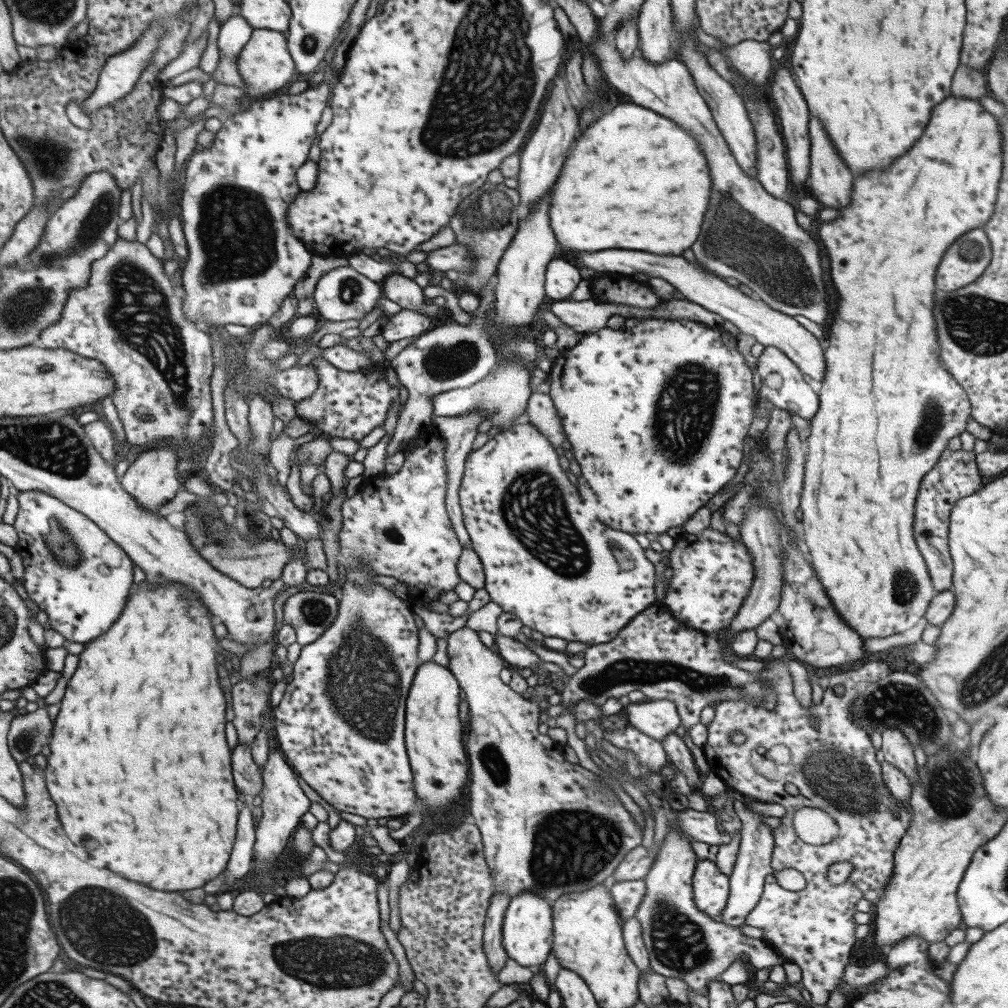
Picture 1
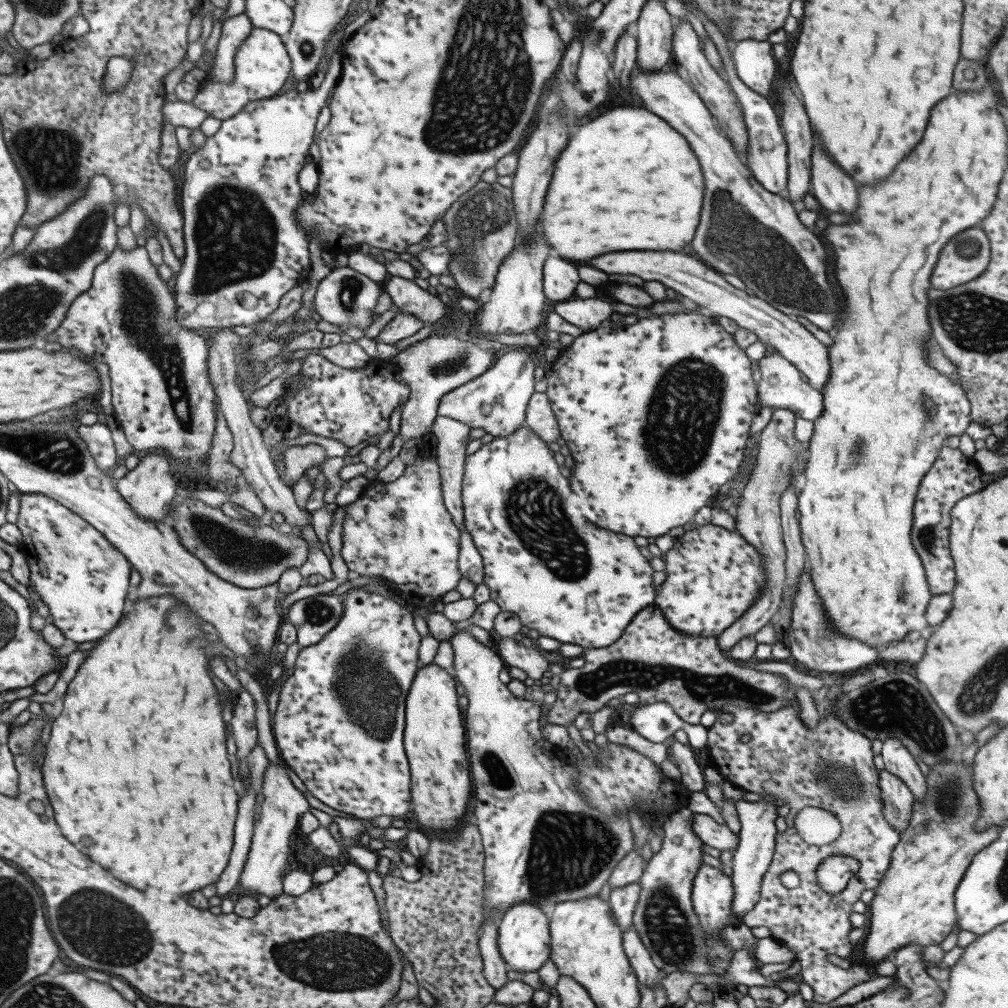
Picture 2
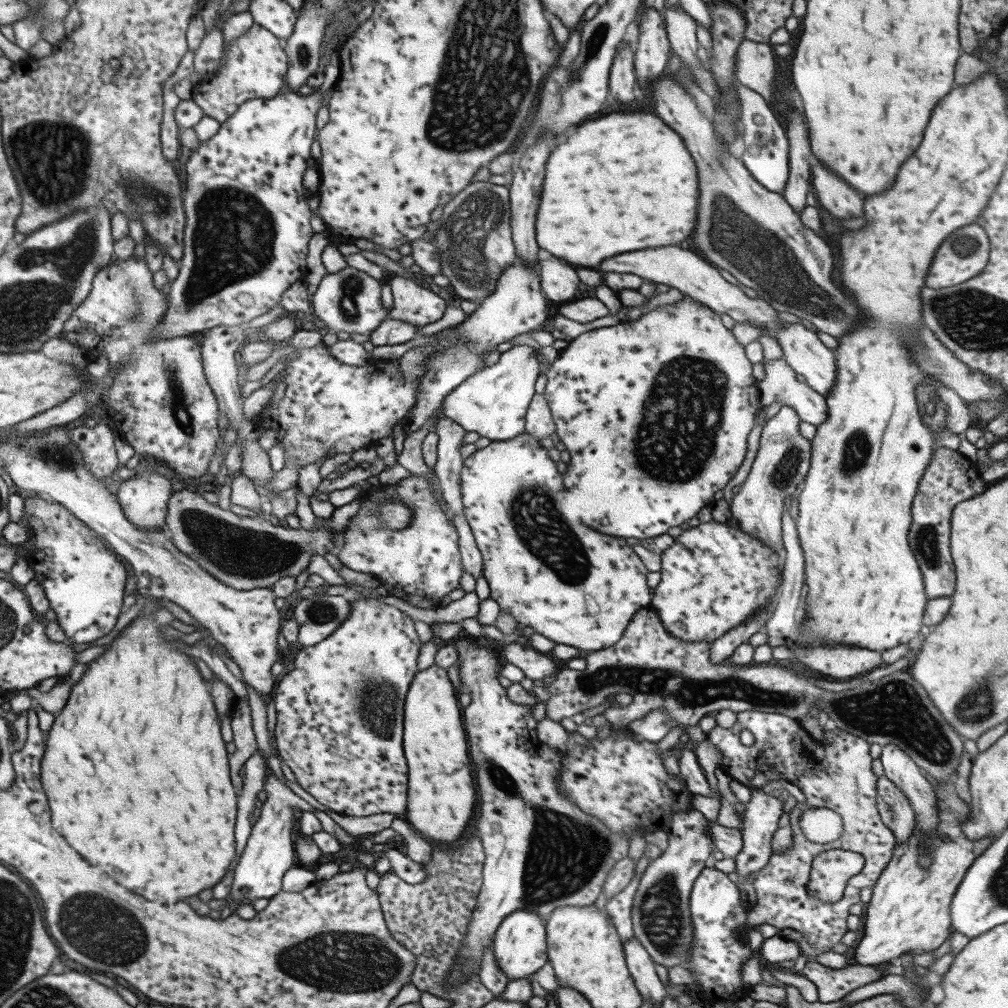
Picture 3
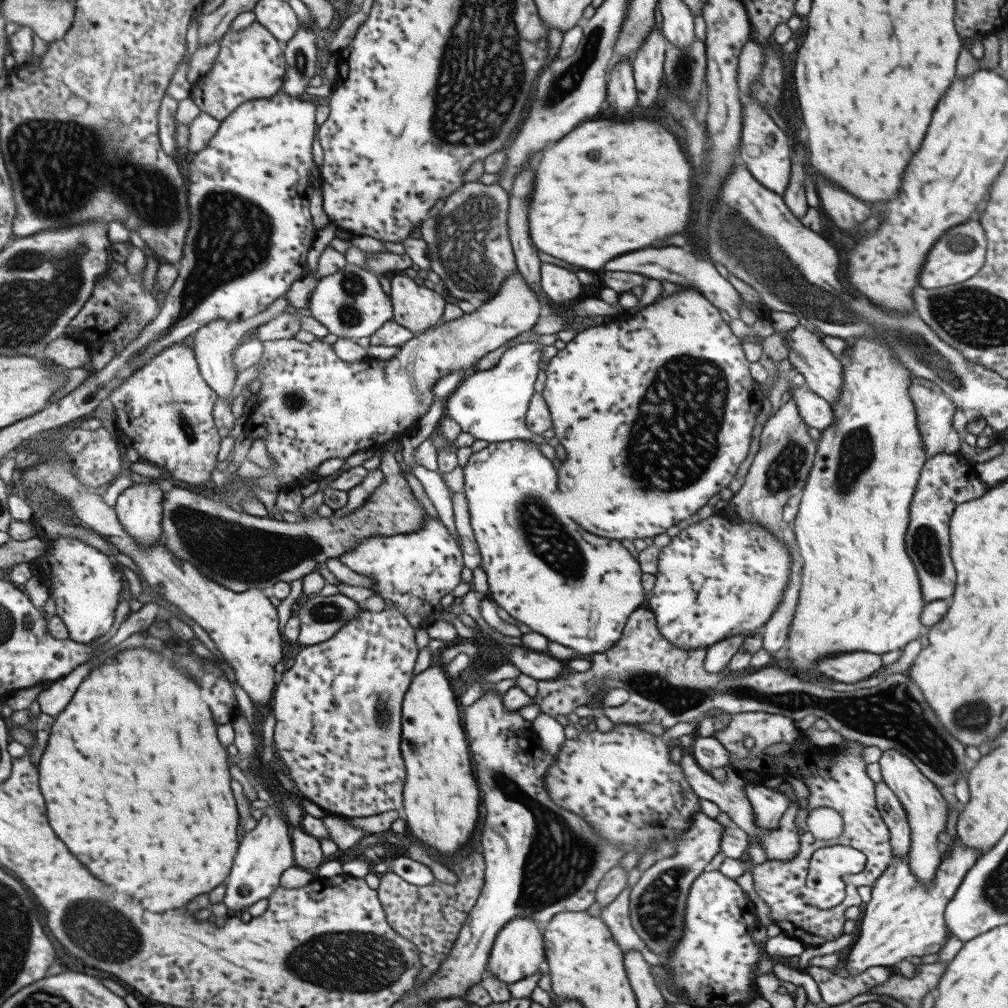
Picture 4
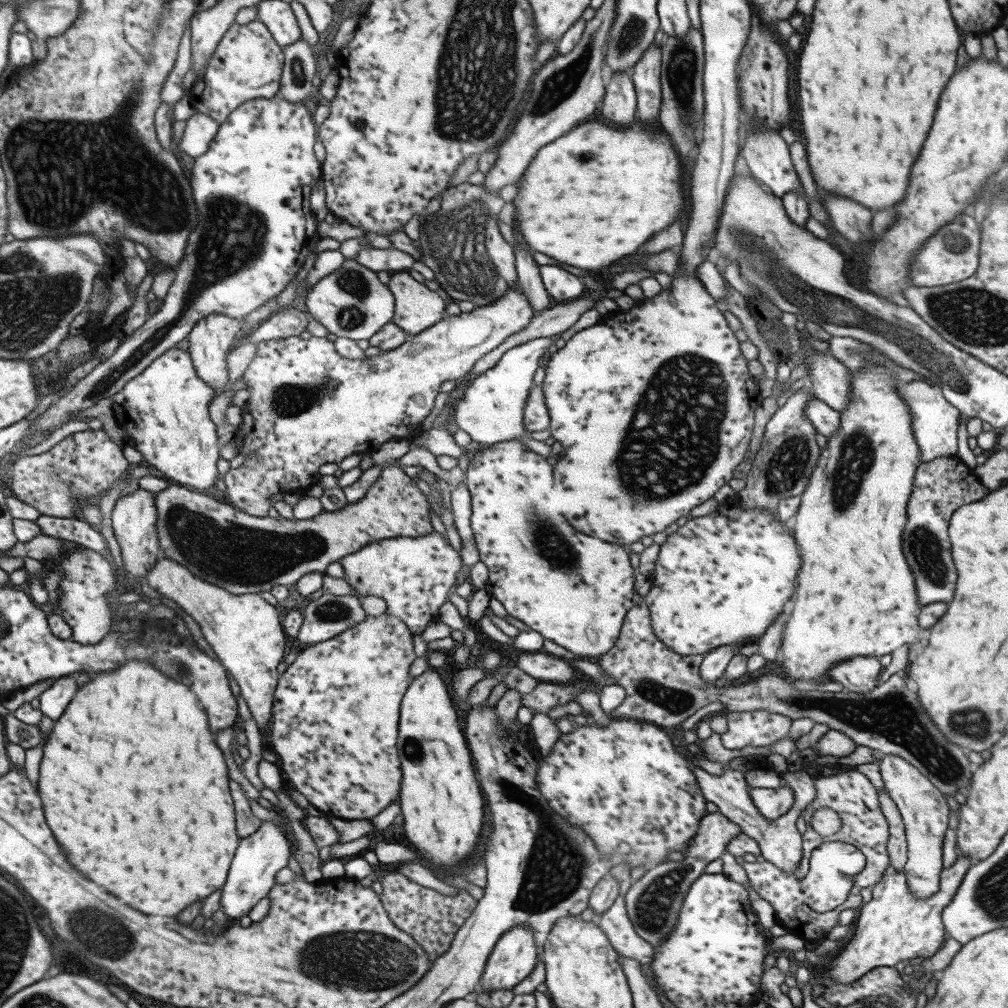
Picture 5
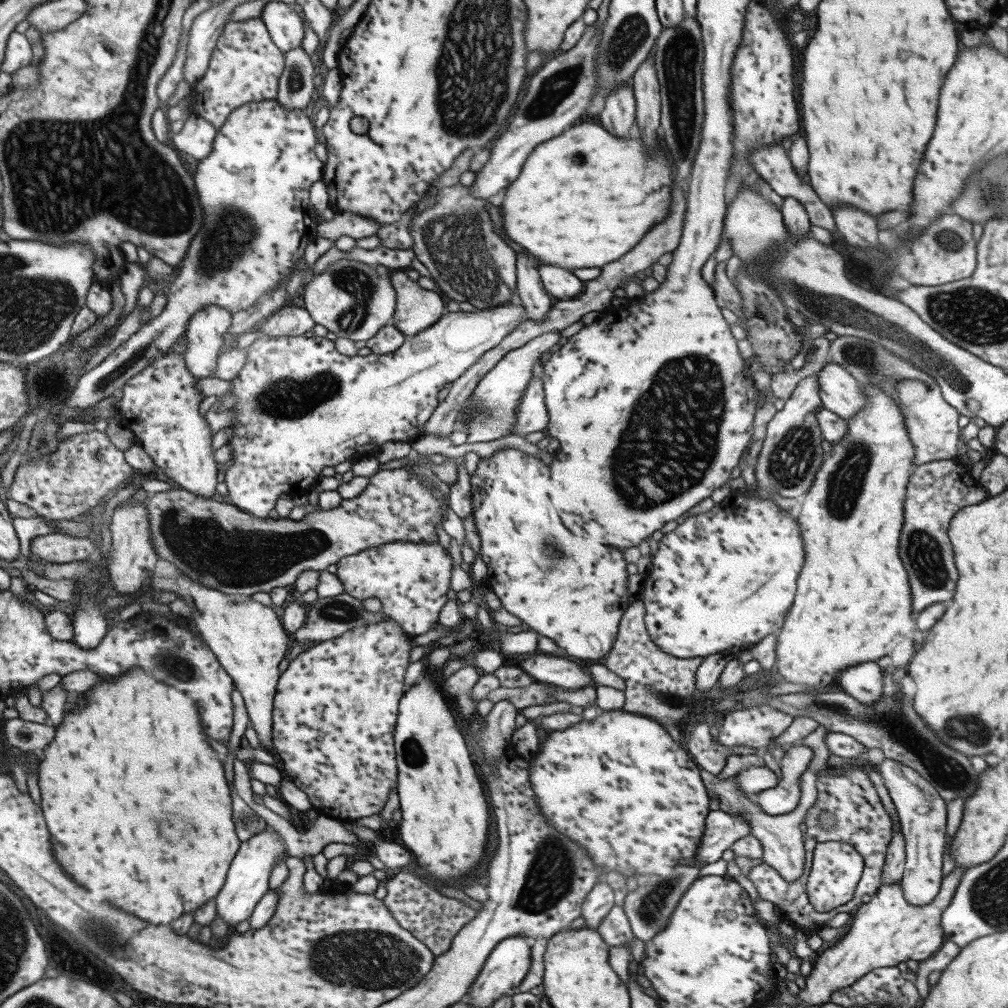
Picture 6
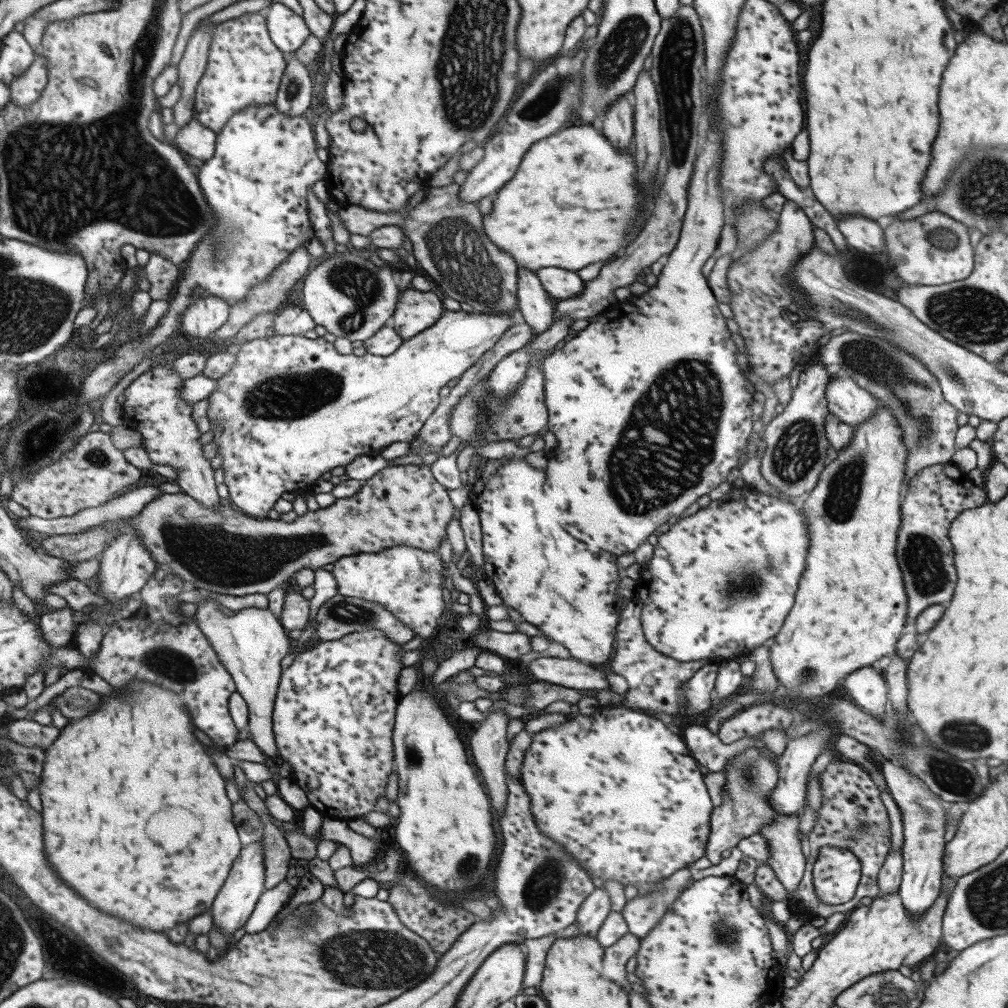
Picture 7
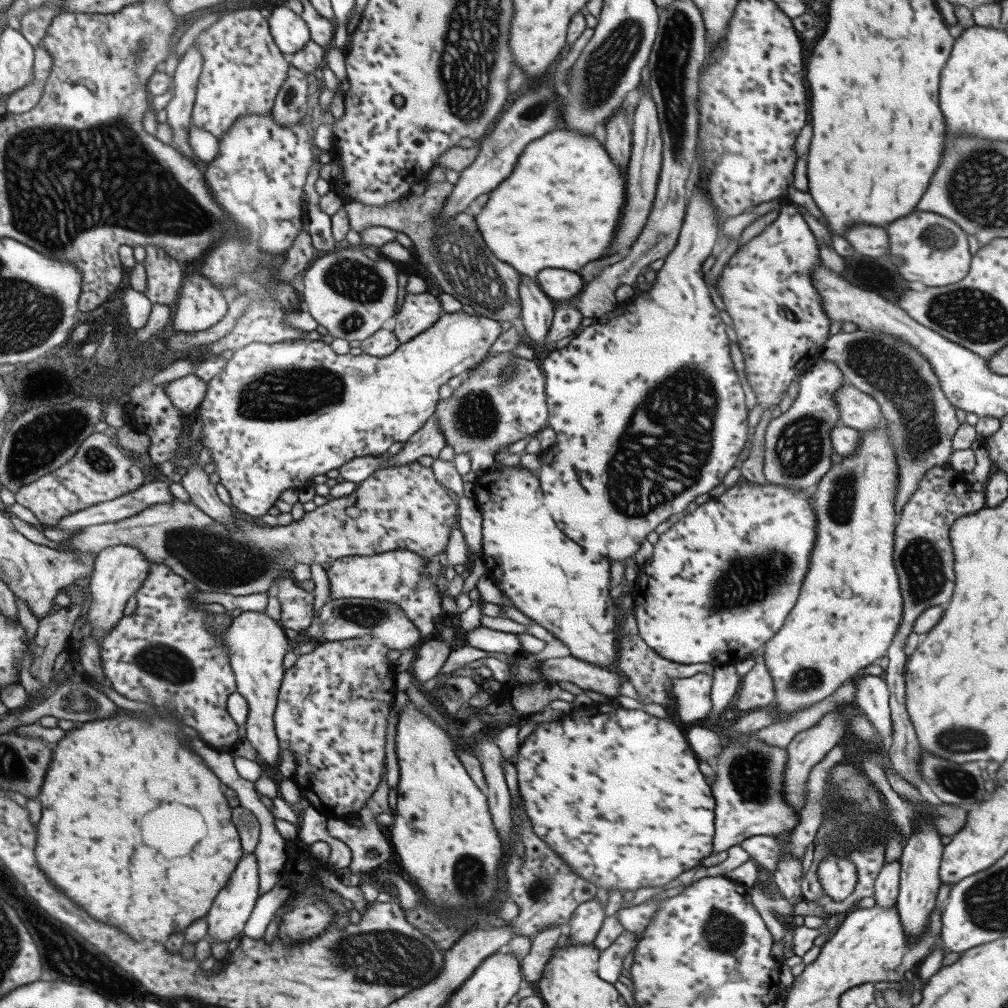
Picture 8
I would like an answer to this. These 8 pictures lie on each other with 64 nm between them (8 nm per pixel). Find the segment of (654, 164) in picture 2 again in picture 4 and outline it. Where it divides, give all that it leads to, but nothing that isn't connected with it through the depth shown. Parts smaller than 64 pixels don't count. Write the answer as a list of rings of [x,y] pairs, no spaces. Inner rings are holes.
[[[607,118],[606,120],[588,120],[577,125],[570,130],[565,136],[546,145],[538,152],[537,163],[535,163],[535,184],[533,184],[533,194],[531,194],[531,204],[529,204],[529,236],[533,240],[533,246],[539,252],[545,252],[553,258],[559,258],[567,264],[585,268],[585,270],[597,270],[605,264],[605,260],[611,260],[619,254],[643,248],[643,246],[651,246],[657,240],[663,240],[675,232],[683,232],[689,224],[689,216],[691,216],[691,192],[693,192],[693,182],[691,182],[691,166],[683,154],[683,146],[677,144],[676,136],[665,130],[661,124],[657,124],[652,118],[634,118],[618,119]]]

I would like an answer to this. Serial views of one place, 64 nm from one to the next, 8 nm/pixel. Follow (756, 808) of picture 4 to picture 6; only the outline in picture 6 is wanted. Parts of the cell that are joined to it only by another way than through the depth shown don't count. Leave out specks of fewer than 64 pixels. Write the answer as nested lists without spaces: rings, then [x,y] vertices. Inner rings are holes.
[[[795,743],[775,766],[778,783],[773,788],[761,790],[755,796],[758,807],[769,816],[787,814],[799,802],[799,775],[813,758],[813,750],[804,744]]]

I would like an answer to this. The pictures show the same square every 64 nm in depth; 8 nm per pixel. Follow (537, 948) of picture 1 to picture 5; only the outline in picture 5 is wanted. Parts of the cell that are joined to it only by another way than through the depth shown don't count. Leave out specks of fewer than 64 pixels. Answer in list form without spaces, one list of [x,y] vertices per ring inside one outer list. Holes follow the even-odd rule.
[[[515,925],[495,942],[487,963],[483,968],[483,975],[479,979],[480,990],[487,993],[491,989],[507,989],[512,988],[523,981],[529,973],[535,969],[537,963],[537,946],[533,940],[533,931],[525,925]]]

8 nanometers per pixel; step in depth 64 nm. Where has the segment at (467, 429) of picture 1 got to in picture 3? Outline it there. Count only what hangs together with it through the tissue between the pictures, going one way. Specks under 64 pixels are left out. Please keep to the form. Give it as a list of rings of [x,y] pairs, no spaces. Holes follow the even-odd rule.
[[[439,416],[433,425],[433,432],[437,434],[438,440],[436,444],[436,463],[432,470],[433,476],[439,480],[439,491],[441,491],[441,499],[445,501],[446,507],[451,511],[453,517],[462,514],[462,502],[460,498],[460,485],[457,480],[460,478],[463,458],[459,456],[463,445],[463,435],[466,430],[450,418]]]

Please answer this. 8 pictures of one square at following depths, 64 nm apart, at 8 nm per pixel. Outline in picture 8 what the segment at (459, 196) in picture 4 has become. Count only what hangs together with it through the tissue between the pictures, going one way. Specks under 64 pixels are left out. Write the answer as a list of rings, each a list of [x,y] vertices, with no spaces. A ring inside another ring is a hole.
[[[427,174],[423,180],[426,187],[420,196],[410,193],[387,206],[365,206],[355,201],[347,202],[342,209],[346,212],[349,228],[359,233],[370,226],[382,226],[403,233],[412,242],[412,255],[435,278],[441,292],[450,294],[462,305],[471,306],[477,315],[491,320],[505,322],[519,316],[519,274],[489,252],[471,214],[461,211],[444,223],[436,221],[454,184],[447,181],[433,182],[426,177]],[[473,254],[481,254],[481,258],[473,260]]]

